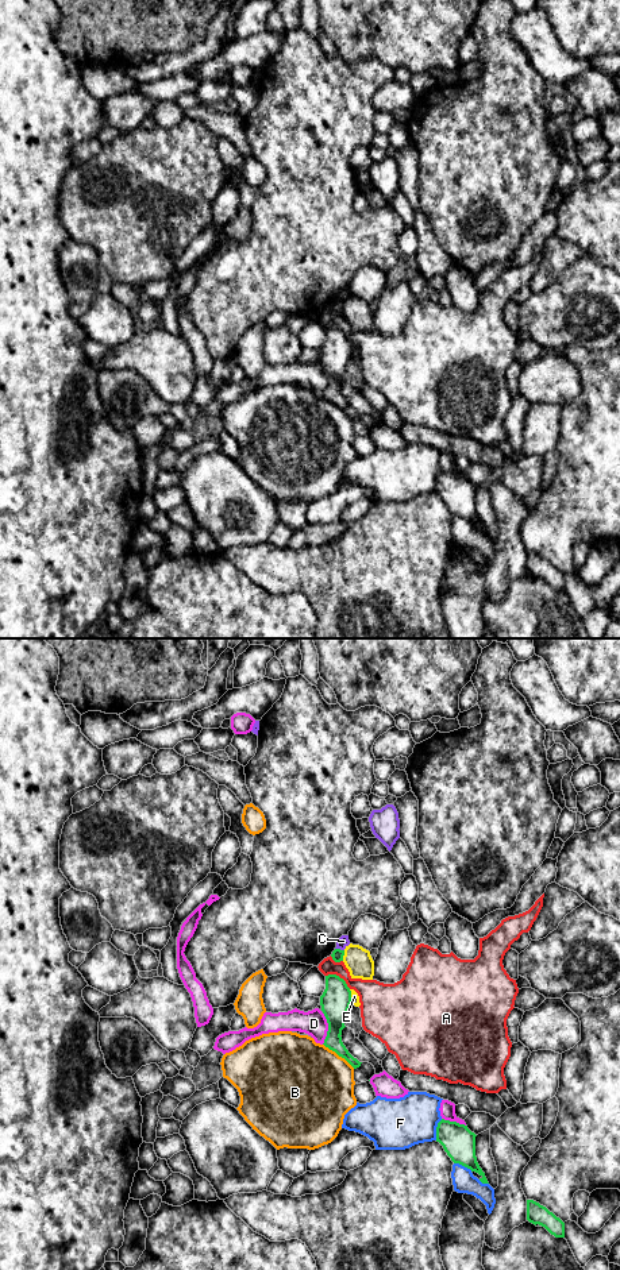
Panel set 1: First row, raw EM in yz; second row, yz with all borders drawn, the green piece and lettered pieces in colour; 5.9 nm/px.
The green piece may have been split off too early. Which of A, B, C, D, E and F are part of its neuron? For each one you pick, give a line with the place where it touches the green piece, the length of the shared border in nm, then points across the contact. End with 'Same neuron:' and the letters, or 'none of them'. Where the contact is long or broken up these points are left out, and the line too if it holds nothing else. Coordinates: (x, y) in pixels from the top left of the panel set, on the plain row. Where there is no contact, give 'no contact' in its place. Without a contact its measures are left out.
Same neuron: none of them

